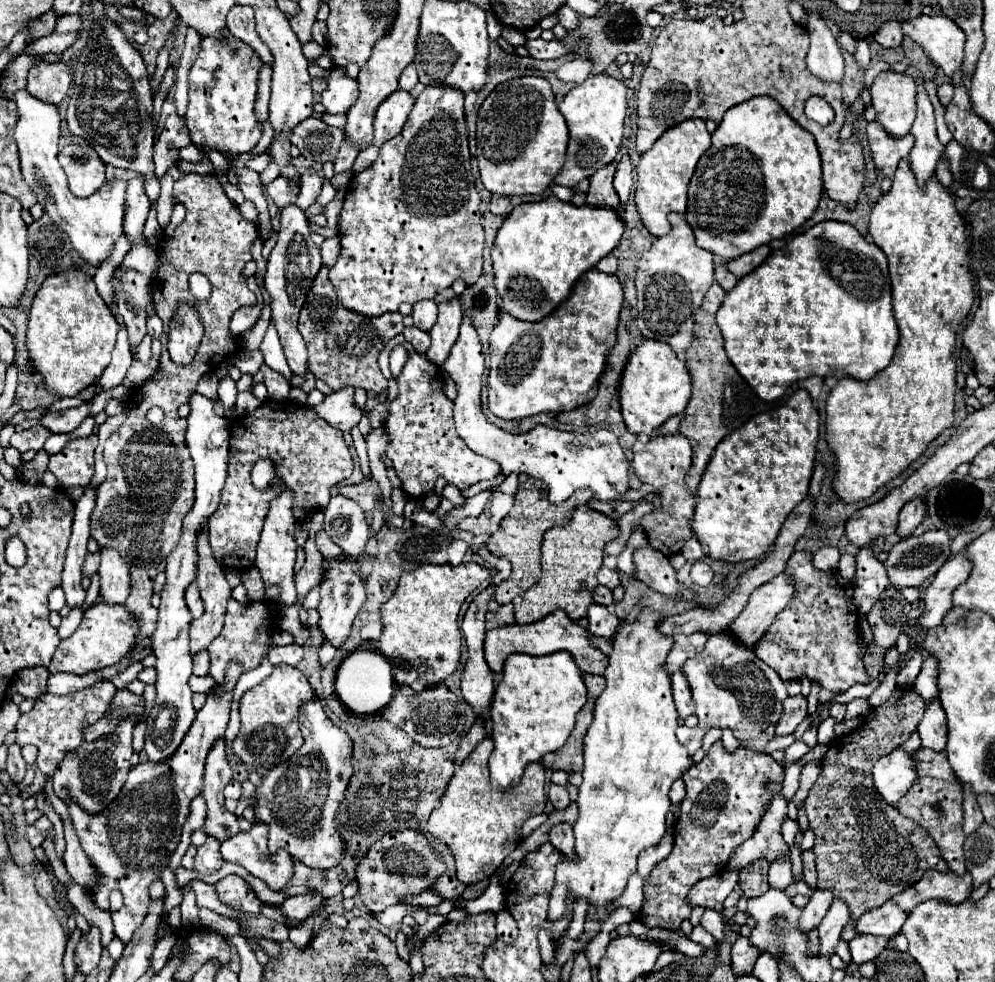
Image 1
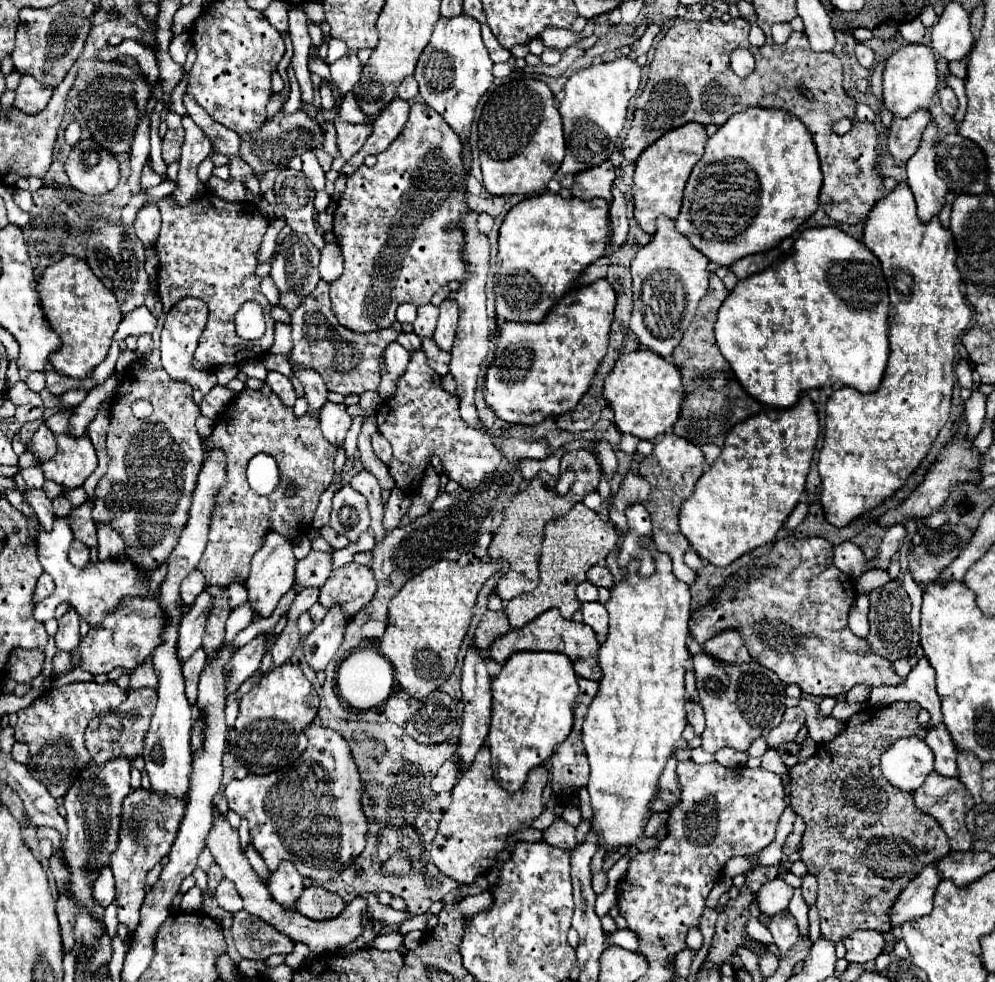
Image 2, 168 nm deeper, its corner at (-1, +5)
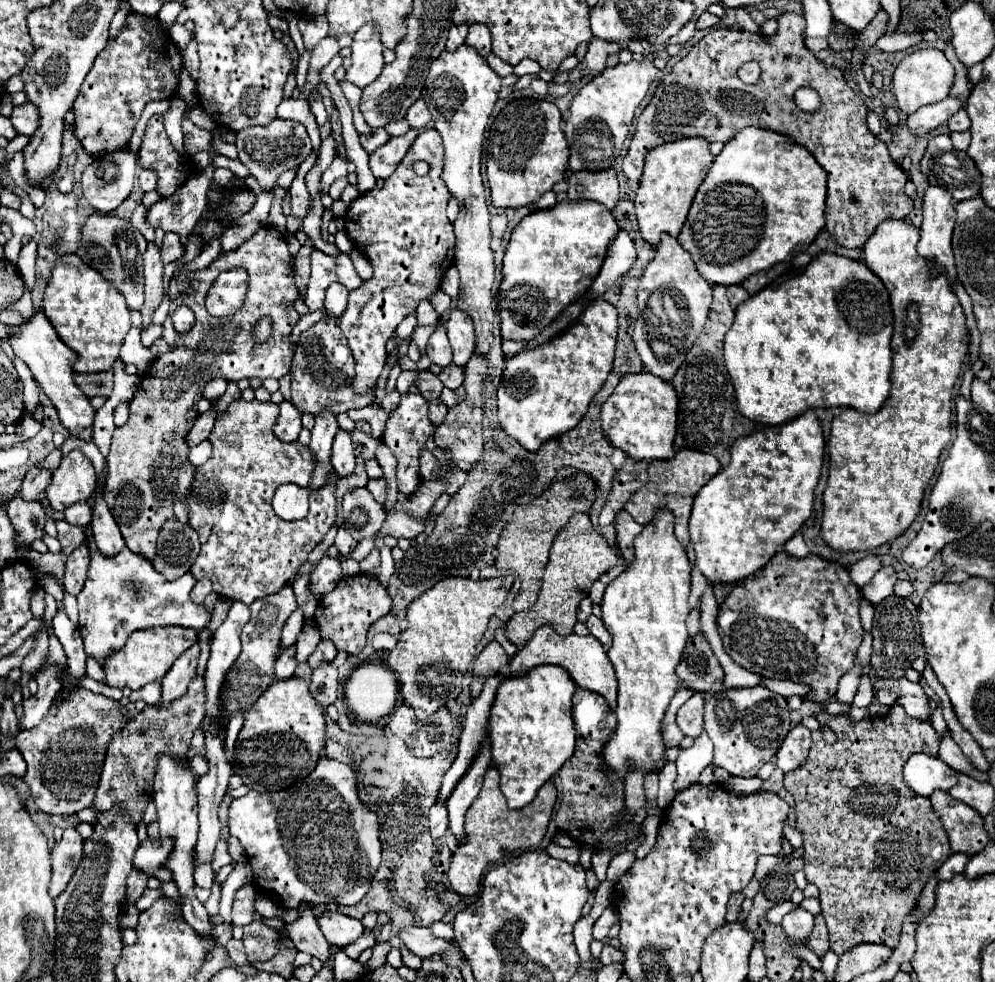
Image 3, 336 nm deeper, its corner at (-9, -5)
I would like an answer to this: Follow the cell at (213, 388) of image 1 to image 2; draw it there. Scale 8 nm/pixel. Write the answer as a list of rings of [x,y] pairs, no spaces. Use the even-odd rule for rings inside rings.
[[[182,299],[178,301],[166,315],[164,321],[164,329],[162,329],[162,337],[160,337],[160,351],[162,351],[162,367],[166,369],[166,373],[178,381],[186,381],[190,383],[194,389],[202,391],[204,395],[216,385],[216,377],[212,373],[206,371],[198,371],[192,366],[192,359],[196,348],[198,347],[199,338],[202,337],[202,329],[206,327],[206,303],[202,303],[200,299]]]

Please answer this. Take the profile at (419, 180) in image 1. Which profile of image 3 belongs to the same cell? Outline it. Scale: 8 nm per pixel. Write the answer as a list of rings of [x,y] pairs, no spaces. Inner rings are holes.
[[[424,129],[410,151],[406,153],[404,161],[398,165],[398,169],[392,173],[390,179],[378,189],[372,189],[364,195],[360,195],[356,201],[352,201],[352,207],[344,215],[346,223],[346,233],[352,241],[352,245],[368,257],[368,261],[374,267],[374,277],[364,281],[364,285],[358,291],[350,293],[348,299],[348,309],[340,317],[338,325],[348,339],[348,345],[354,353],[354,363],[356,363],[356,375],[354,375],[354,391],[368,391],[370,387],[376,385],[384,363],[386,363],[386,341],[394,335],[398,323],[416,311],[418,303],[422,299],[428,299],[438,287],[444,271],[452,265],[454,257],[454,227],[446,217],[446,205],[450,201],[450,191],[444,185],[442,179],[442,161],[444,161],[444,149],[442,149],[442,139],[436,129]],[[414,161],[428,161],[430,163],[430,173],[424,177],[418,177],[412,169]]]

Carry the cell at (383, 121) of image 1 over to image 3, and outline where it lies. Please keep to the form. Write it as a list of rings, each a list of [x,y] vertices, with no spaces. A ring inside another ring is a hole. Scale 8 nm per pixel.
[[[410,129],[406,135],[392,137],[388,143],[384,143],[376,151],[372,151],[370,153],[370,171],[374,173],[374,177],[388,179],[396,171],[396,167],[404,159],[404,155],[408,153],[408,149],[412,147],[416,137],[418,137],[418,131]]]

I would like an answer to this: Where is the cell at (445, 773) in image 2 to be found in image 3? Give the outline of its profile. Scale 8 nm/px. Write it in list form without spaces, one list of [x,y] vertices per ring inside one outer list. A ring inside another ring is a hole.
[[[438,803],[430,809],[430,817],[428,817],[428,831],[432,835],[432,839],[440,839],[444,835],[444,831],[448,829],[448,815],[446,815],[446,805]]]

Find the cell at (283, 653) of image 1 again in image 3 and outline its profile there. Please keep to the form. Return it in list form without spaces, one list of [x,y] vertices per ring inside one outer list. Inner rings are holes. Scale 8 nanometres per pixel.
[[[286,647],[286,651],[280,653],[278,661],[276,661],[276,679],[290,679],[294,675],[294,669],[296,669],[296,659],[294,659],[294,653],[296,653],[296,647]]]

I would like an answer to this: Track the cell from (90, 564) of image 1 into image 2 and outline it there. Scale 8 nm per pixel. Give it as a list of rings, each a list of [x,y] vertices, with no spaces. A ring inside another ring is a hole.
[[[74,541],[70,547],[70,553],[68,553],[68,559],[74,563],[74,567],[84,569],[90,563],[90,549],[84,543]]]

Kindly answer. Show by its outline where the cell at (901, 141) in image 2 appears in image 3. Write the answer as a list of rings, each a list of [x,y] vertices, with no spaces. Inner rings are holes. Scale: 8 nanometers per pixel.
[[[948,97],[946,101],[940,101],[940,103],[934,103],[934,105],[926,105],[926,107],[920,107],[916,113],[912,113],[908,117],[908,129],[922,137],[922,135],[928,135],[932,133],[938,125],[946,123],[956,111],[964,109],[964,101],[958,99],[958,97]]]

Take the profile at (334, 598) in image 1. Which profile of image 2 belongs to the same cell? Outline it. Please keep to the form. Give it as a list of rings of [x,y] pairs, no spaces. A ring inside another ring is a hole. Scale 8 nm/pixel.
[[[334,605],[334,609],[328,609],[328,613],[320,621],[320,625],[310,635],[306,635],[304,657],[314,671],[326,669],[326,665],[338,653],[340,643],[344,639],[346,623],[348,623],[348,619],[344,617],[342,609],[338,609],[338,605]]]

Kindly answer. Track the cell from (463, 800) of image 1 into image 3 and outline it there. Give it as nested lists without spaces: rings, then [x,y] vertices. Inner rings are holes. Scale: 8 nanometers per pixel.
[[[490,767],[486,771],[480,795],[476,797],[476,801],[466,813],[466,823],[464,823],[466,845],[460,845],[452,855],[448,881],[452,889],[464,897],[478,895],[480,881],[494,861],[510,857],[512,851],[518,851],[518,849],[536,849],[546,835],[548,823],[550,823],[550,817],[556,805],[556,787],[552,785],[552,781],[548,781],[538,791],[536,799],[528,805],[528,811],[510,811],[506,807],[506,799],[498,783],[500,783],[500,775],[494,767]]]

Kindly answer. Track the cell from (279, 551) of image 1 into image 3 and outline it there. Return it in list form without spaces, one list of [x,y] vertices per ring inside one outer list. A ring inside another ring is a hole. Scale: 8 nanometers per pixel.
[[[284,585],[278,593],[268,595],[264,599],[258,599],[250,605],[250,621],[242,629],[242,653],[236,659],[234,667],[230,667],[230,673],[226,673],[226,687],[222,689],[224,697],[222,703],[226,703],[226,725],[228,721],[238,715],[248,711],[256,699],[272,685],[274,681],[274,663],[278,659],[280,643],[282,643],[282,627],[290,613],[296,607],[294,591],[290,585]]]

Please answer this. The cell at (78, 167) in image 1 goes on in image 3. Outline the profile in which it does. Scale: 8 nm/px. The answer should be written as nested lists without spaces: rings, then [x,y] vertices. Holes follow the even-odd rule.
[[[132,151],[106,153],[84,171],[84,199],[100,213],[114,211],[130,193],[136,179],[136,155]]]

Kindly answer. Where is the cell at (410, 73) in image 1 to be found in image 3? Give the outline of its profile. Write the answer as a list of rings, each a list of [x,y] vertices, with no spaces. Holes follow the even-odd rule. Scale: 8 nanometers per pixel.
[[[418,99],[410,109],[408,109],[408,115],[406,115],[408,123],[412,129],[424,129],[430,125],[430,111],[426,107],[426,103],[422,99]]]

